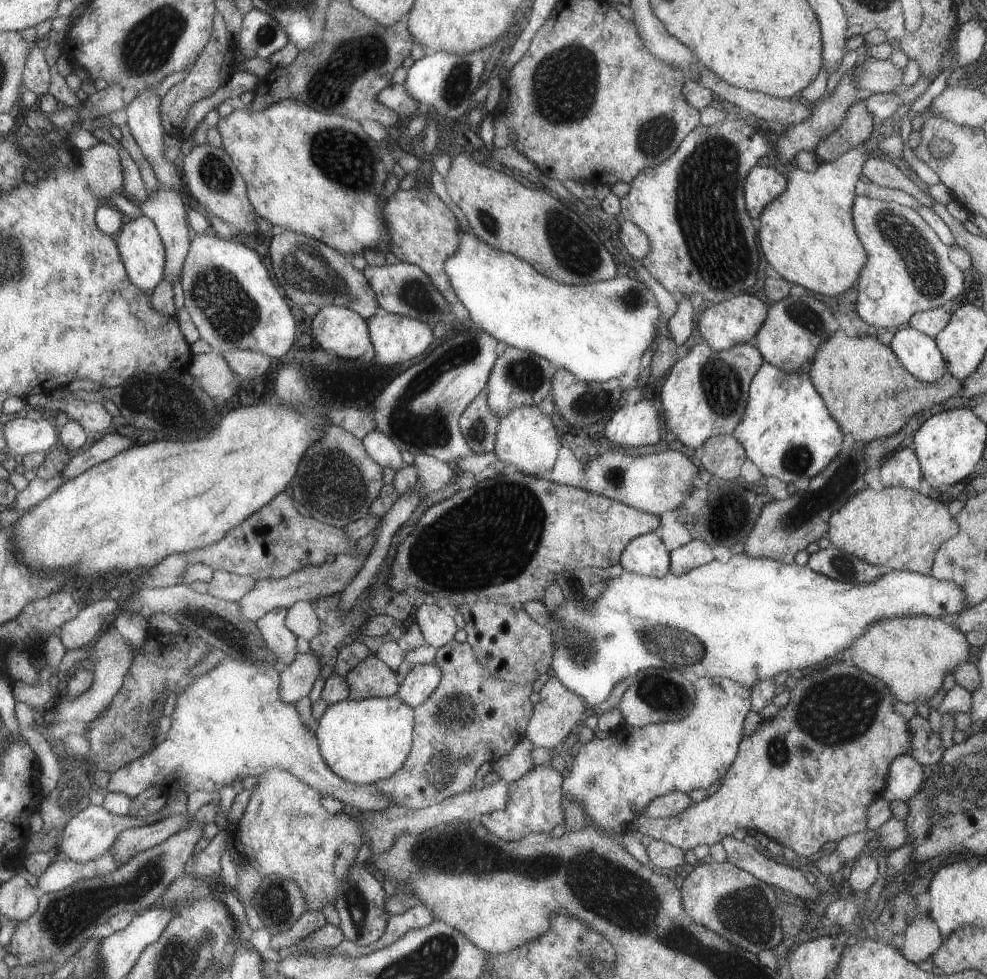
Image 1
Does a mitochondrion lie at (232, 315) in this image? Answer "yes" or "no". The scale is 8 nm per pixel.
yes

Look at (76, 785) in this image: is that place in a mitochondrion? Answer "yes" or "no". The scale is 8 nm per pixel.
yes

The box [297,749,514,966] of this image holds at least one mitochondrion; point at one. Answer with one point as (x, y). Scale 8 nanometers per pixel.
(357, 902)

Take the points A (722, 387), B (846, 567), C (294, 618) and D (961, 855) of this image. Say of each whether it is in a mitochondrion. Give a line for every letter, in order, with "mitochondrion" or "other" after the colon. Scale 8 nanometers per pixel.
A: mitochondrion
B: mitochondrion
C: other
D: other

